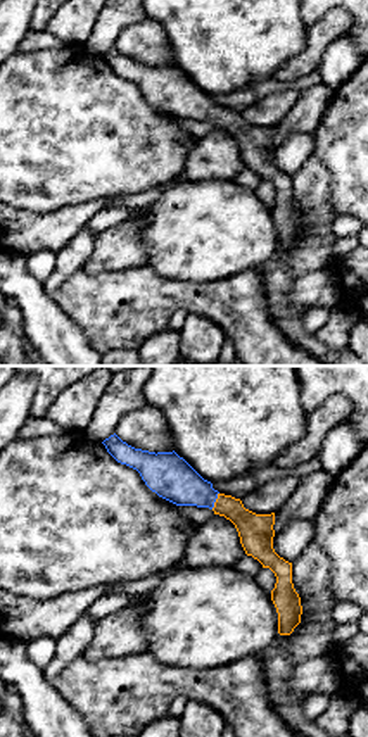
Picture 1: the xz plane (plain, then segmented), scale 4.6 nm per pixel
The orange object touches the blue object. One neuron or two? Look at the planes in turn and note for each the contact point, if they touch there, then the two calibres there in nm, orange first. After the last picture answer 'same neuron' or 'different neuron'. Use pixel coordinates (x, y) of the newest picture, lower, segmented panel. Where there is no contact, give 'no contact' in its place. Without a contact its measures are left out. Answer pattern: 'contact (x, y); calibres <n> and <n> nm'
contact (216, 501); calibres 160 and 200 nm

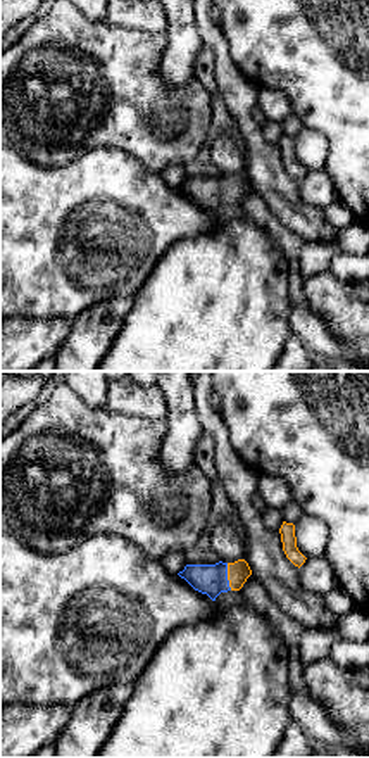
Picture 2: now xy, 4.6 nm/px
contact (228, 577); calibres 100 and 140 nm

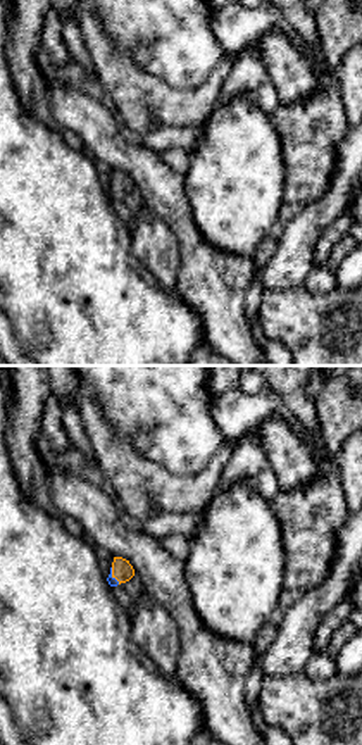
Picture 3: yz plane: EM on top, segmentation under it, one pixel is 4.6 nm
contact (114, 576); calibres 100 and 50 nm

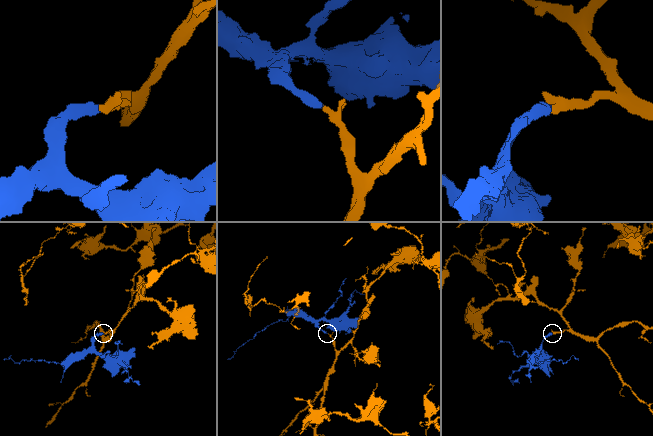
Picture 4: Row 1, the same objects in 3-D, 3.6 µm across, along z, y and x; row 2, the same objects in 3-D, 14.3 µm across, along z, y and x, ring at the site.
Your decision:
same neuron

